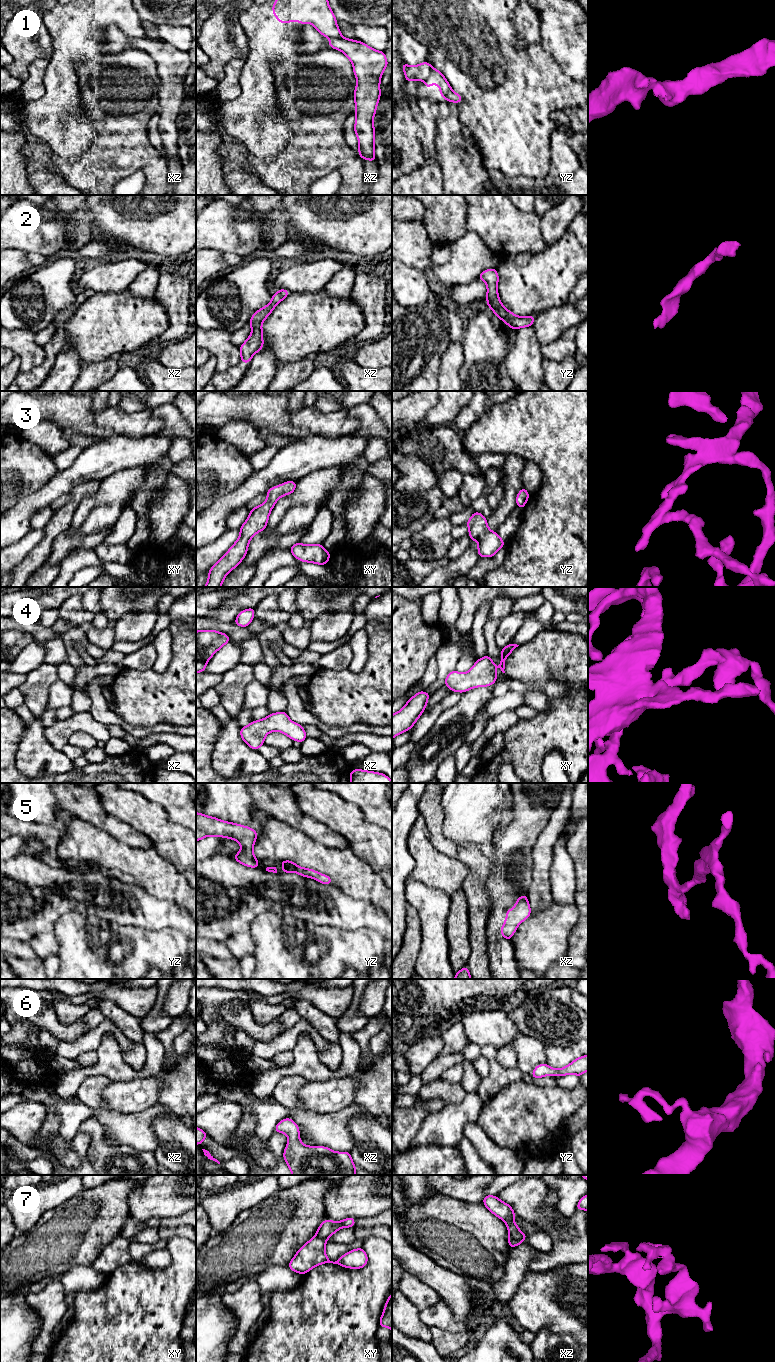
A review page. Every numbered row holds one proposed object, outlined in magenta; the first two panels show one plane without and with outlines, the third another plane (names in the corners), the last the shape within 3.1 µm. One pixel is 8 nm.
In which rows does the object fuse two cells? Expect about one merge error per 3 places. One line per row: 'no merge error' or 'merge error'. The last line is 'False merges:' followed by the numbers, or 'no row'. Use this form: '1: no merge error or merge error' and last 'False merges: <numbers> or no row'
1: merge error
2: no merge error
3: no merge error
4: no merge error
5: no merge error
6: no merge error
7: merge error
False merges: 1, 7

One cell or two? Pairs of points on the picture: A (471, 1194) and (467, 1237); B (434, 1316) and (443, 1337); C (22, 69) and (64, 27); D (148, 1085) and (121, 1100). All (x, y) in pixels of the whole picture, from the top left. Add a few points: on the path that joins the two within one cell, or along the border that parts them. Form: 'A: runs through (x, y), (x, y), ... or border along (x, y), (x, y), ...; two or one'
A: border along (447, 1196), (466, 1202), (481, 1203); two
B: border along (430, 1327), (462, 1332); two
C: border along (48, 32), (52, 45), (52, 57), (50, 59); two
D: runs through (141, 1092), (128, 1097); one

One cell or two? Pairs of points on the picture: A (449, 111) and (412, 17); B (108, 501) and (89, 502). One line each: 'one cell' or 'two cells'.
A: two cells
B: two cells

